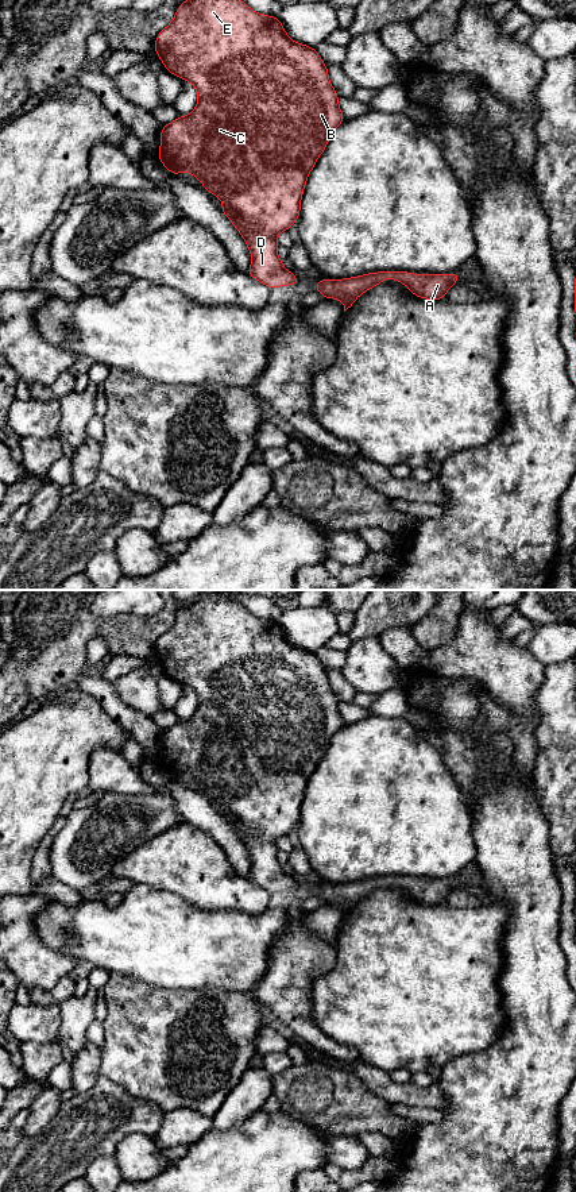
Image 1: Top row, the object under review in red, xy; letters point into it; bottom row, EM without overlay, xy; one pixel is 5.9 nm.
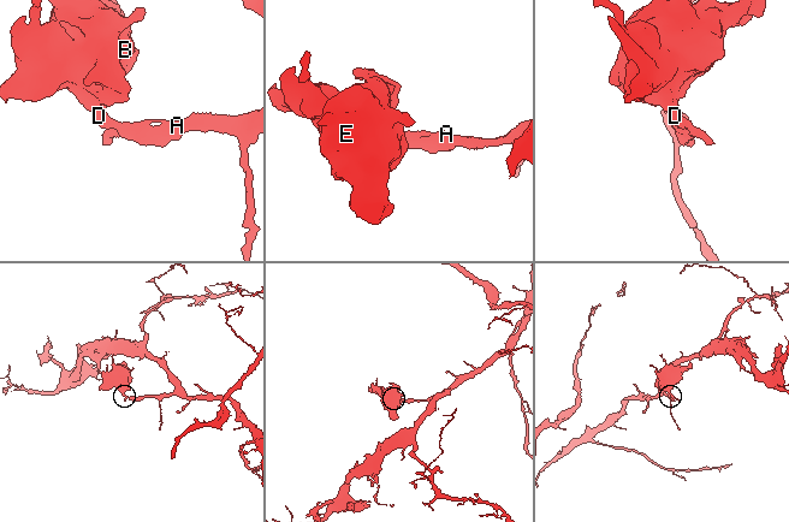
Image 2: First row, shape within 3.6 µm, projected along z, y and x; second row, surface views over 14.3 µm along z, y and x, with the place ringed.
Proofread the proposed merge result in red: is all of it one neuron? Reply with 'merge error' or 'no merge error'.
no merge error

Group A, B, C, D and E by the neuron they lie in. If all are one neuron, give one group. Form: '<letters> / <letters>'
A B C D E

